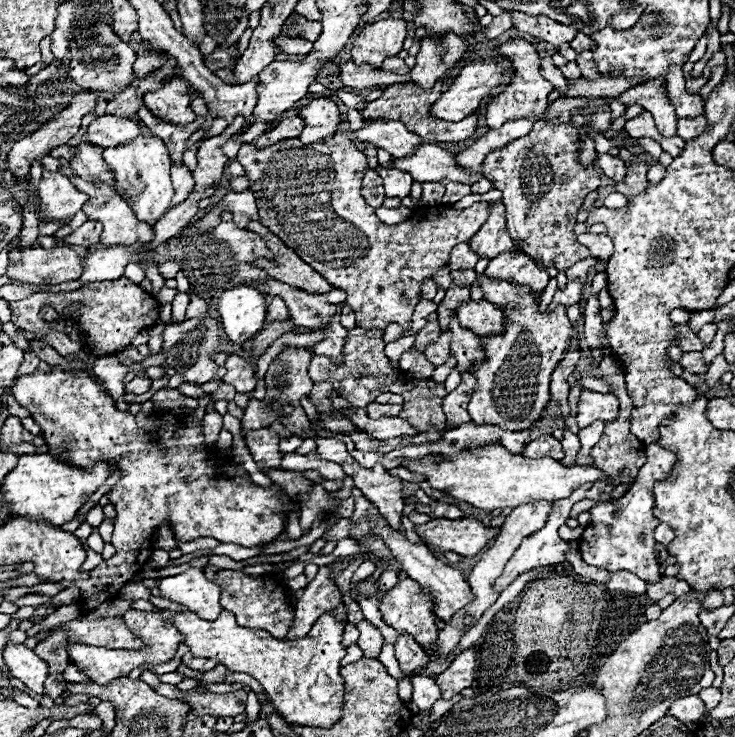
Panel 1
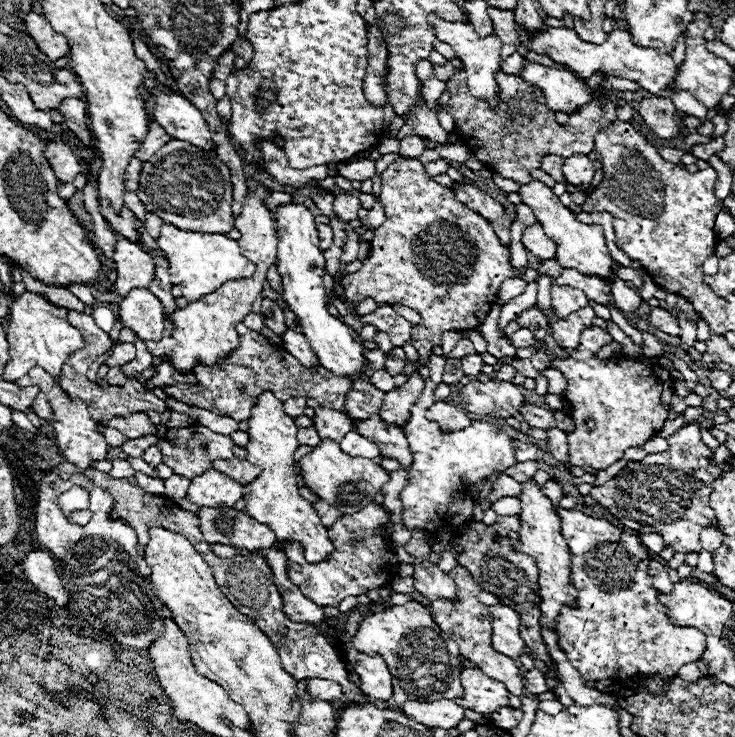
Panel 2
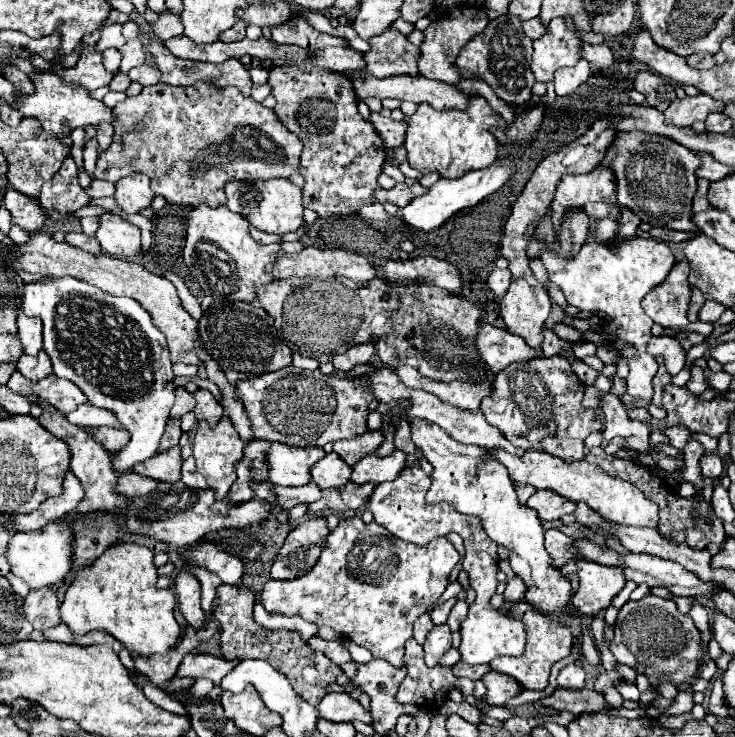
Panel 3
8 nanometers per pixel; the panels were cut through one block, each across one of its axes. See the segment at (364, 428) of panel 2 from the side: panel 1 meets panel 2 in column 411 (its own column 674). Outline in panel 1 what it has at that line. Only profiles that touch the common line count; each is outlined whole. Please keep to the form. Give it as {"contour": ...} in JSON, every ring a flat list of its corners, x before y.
{"contour":[[648,444,646,446,646,464,640,468,636,482,632,484,632,488,614,504,610,502,600,502,596,504,590,514,592,520,586,526,582,538,578,540,578,548,580,554,584,558,584,562,610,570,610,572,618,572,618,570,626,570,626,572,634,572,636,576,640,576,646,582,660,582,660,562,654,554,654,546,656,546,656,538,654,538,654,528,660,524,660,520,652,514,654,510,654,492,650,492,658,482,664,482,674,464,676,464,676,452,662,448,660,444]]}

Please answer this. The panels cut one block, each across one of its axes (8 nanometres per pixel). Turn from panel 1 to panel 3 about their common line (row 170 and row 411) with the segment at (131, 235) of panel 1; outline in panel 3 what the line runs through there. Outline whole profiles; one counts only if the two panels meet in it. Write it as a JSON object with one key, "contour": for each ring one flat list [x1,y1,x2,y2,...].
{"contour":[[14,372,12,378,8,380,10,390,20,392,24,396,28,394,36,394,38,398,50,402,56,410,68,414,74,408,78,408,80,404,88,404,86,396,82,396,82,390,76,384,70,384,70,380,62,380,54,374,46,376,44,380,32,382,26,376,22,376,20,372]]}

